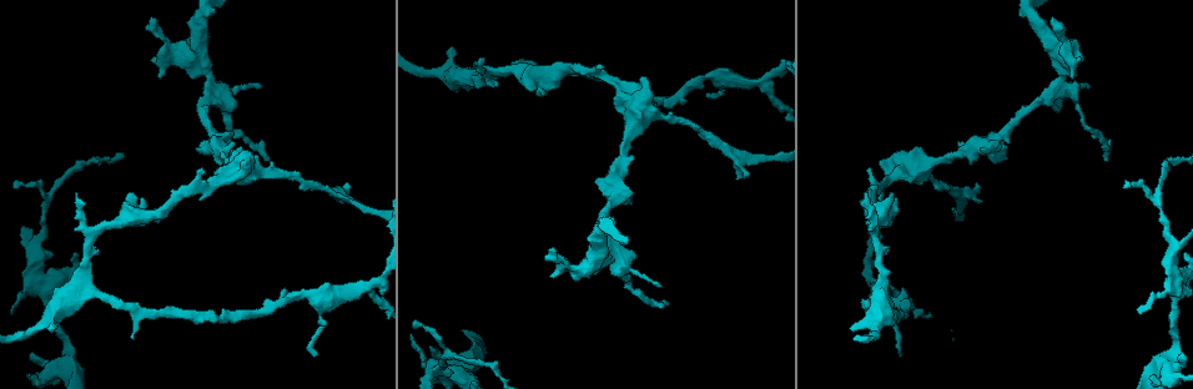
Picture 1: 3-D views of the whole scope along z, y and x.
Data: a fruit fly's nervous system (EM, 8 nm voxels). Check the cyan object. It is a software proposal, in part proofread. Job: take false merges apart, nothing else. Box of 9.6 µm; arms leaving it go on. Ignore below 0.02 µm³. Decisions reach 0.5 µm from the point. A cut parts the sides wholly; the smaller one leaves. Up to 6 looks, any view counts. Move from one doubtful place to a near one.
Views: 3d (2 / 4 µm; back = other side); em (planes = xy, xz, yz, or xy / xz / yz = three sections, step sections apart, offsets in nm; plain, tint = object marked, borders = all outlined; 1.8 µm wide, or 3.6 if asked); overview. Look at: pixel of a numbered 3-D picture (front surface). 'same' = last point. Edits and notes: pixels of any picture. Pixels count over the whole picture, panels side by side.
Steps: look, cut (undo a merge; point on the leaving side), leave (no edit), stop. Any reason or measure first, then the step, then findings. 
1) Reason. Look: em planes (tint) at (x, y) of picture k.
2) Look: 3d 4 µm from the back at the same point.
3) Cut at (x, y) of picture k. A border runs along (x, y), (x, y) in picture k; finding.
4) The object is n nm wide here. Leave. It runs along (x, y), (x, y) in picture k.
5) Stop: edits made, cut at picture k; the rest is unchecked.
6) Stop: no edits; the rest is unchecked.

Sudden change in width. Look: em 3.6 µm planes (tint) at (58, 370) of picture 1.

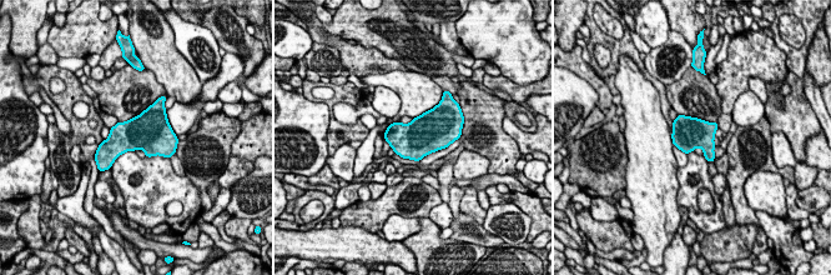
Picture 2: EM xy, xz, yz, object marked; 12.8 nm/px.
Leave. All the same cell.

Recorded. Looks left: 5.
Arms part here. Look: em planes (borders) at (1177, 294) of picture 1.

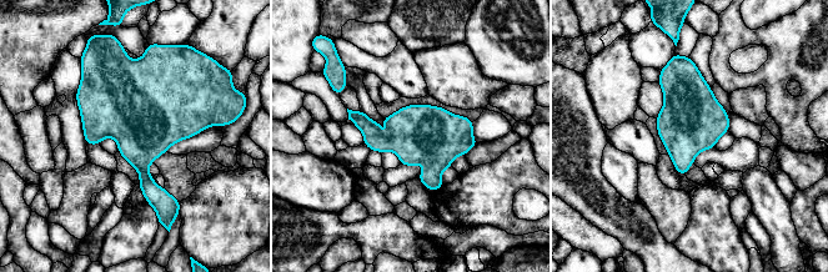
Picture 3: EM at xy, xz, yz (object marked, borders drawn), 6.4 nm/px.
The object is 380 nm wide here. Leave. All the same cell.

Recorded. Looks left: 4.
Look: em 3.6 µm planes (plain) at (83, 282) of picture 1.

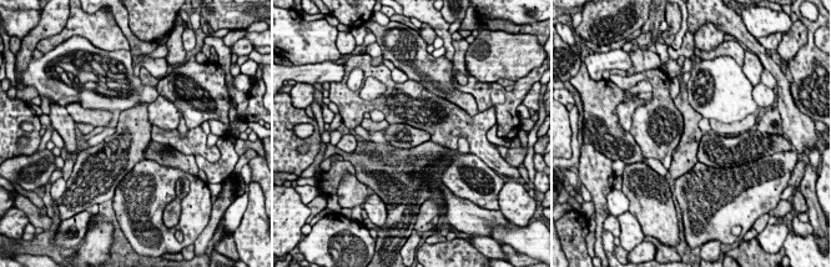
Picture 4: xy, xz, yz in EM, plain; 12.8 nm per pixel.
Look: em 3.6 µm planes (borders) at the same point.

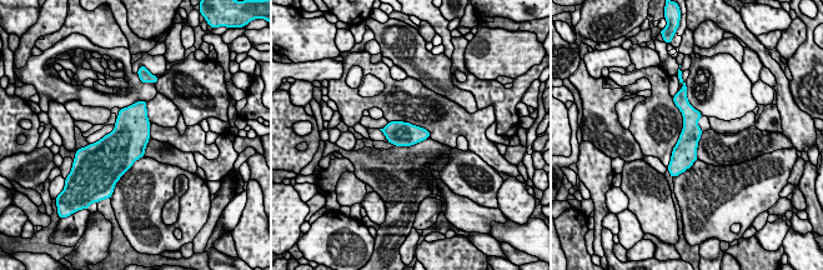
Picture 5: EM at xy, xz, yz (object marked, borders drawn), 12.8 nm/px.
The object is 260 nm wide here. Leave. Continuous, no second cell.

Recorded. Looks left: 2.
Stop: no edits; the rest is unchecked.

